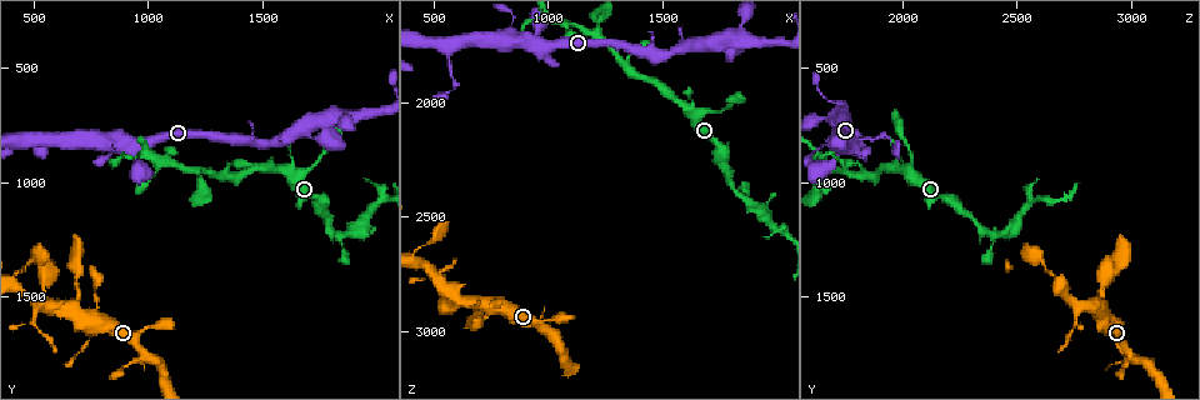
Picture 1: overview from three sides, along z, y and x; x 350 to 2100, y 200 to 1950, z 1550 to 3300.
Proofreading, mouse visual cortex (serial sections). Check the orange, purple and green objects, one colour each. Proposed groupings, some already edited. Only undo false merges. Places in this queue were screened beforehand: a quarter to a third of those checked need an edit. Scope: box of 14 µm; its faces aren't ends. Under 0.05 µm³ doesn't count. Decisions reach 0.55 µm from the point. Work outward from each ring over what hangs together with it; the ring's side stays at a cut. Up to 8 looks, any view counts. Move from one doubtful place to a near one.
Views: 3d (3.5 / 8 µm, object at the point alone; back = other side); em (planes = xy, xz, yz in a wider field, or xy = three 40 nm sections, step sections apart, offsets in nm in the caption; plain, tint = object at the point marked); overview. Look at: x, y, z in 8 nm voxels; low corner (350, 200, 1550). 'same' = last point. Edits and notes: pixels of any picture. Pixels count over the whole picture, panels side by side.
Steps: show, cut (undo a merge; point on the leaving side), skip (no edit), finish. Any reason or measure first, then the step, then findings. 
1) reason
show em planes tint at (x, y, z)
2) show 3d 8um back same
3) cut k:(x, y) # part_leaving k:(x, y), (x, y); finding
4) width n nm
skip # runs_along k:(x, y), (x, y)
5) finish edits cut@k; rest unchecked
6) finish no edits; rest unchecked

sudden change in width
show 3d 3.5um at (490, 1580, 2760)

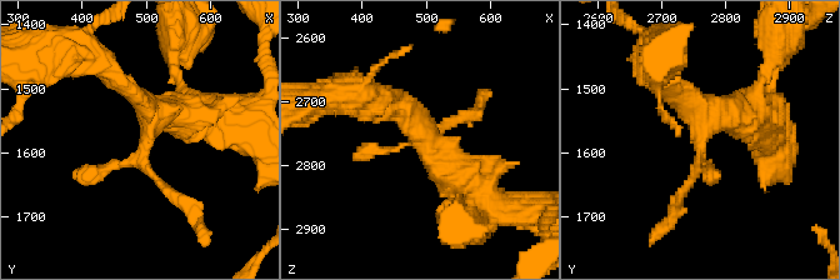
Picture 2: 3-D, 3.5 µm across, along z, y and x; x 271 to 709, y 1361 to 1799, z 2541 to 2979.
show em xy step 3 plain at (505, 1570, 2765)

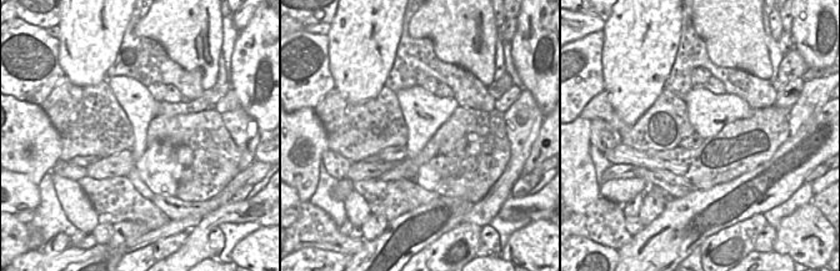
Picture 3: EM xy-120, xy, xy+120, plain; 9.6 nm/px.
with the object marked
show em xy step 3 tint same

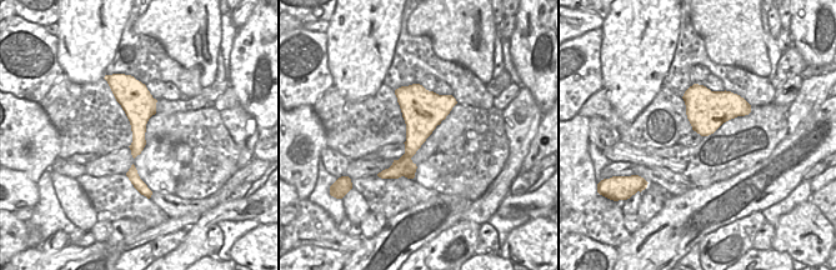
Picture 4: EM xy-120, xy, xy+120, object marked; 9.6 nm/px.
skip # runs_along 2:(753, 110), (708, 110), (679, 203); one cell here

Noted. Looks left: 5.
a fork
show 3d 3.5um at (1820, 1220, 2380)

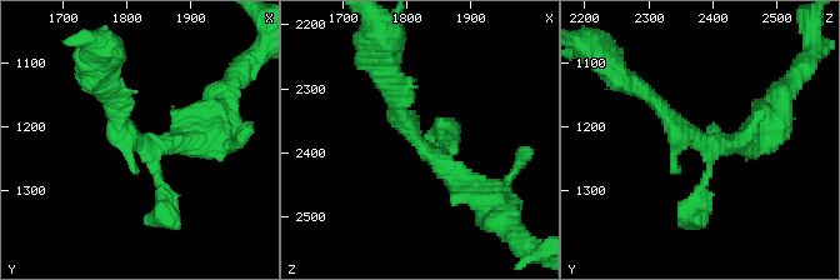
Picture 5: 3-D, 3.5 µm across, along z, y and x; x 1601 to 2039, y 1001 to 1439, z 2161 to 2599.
shape alone is not enough
show em xy step 2 tint at (1820, 1220, 2385)

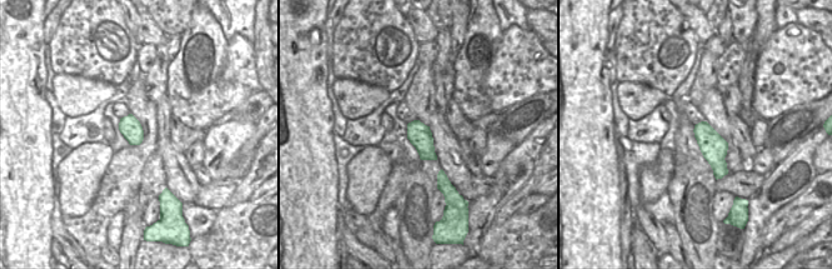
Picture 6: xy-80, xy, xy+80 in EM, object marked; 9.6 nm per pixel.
width 220 nm
skip # runs_along 5:(390, 86), (418, 144), (486, 195); all the same cell

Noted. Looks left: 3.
four arms meet
show 3d 3.5um at (1810, 720, 1730)

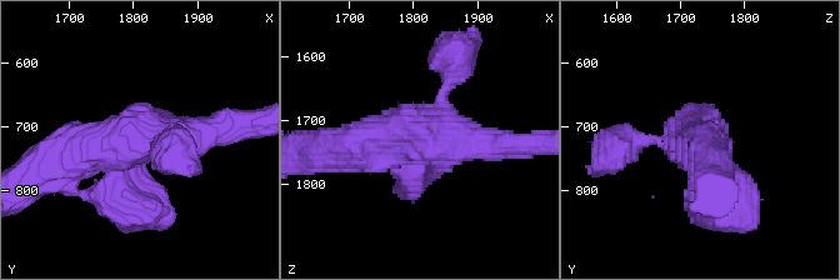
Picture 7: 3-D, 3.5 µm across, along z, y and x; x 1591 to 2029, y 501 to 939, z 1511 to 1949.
arms 4; arm_widths 150, 500, 500, 500 nm; shape alone is not enough
show em xy step 3 tint at (1805, 720, 1720)

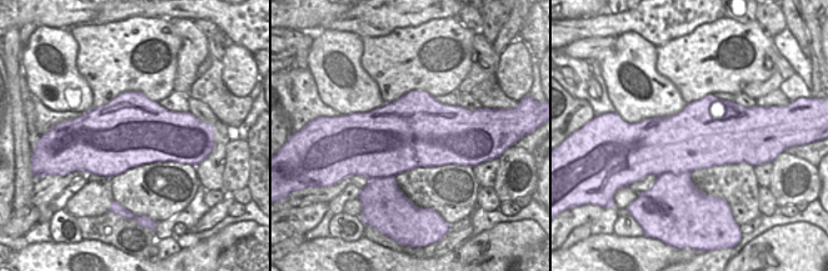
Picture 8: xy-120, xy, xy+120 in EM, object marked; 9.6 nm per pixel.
cut 7:(138, 211) # border 8:(689, 171), (663, 172), (657, 176); a second cell is stuck on

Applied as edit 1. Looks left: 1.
finish edits cut@7; rest unchecked

